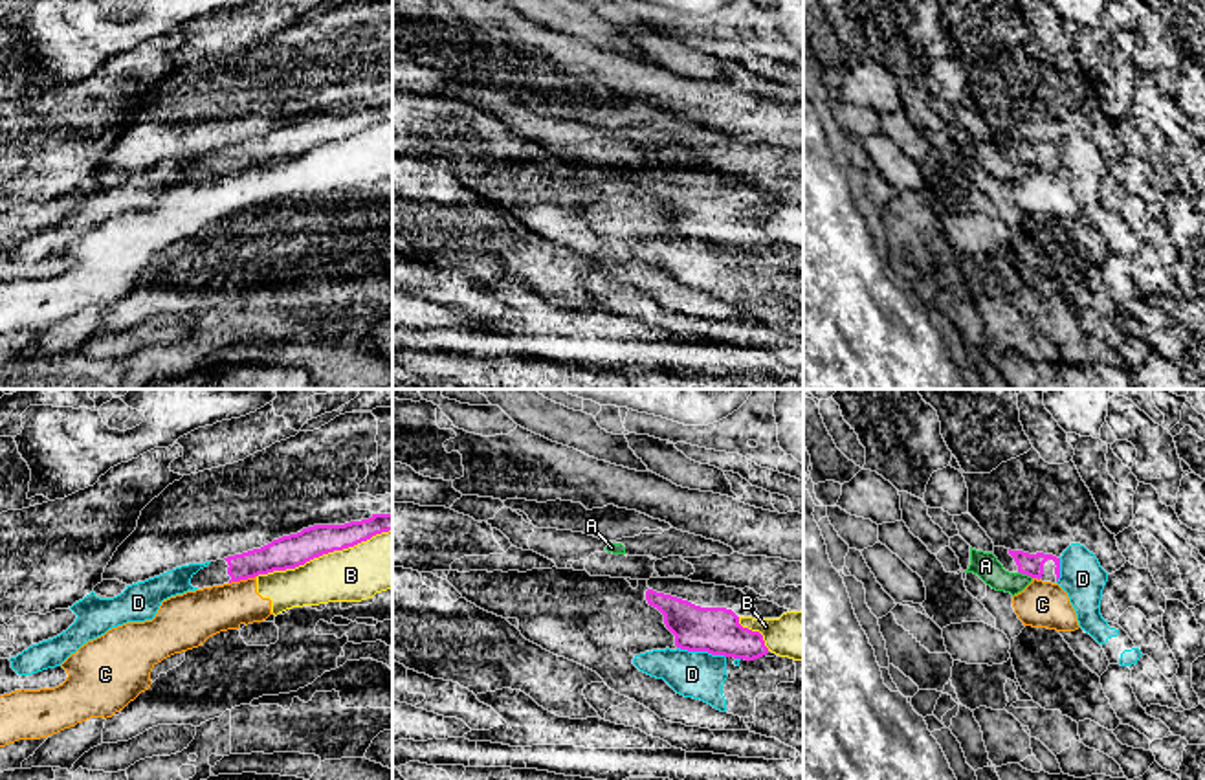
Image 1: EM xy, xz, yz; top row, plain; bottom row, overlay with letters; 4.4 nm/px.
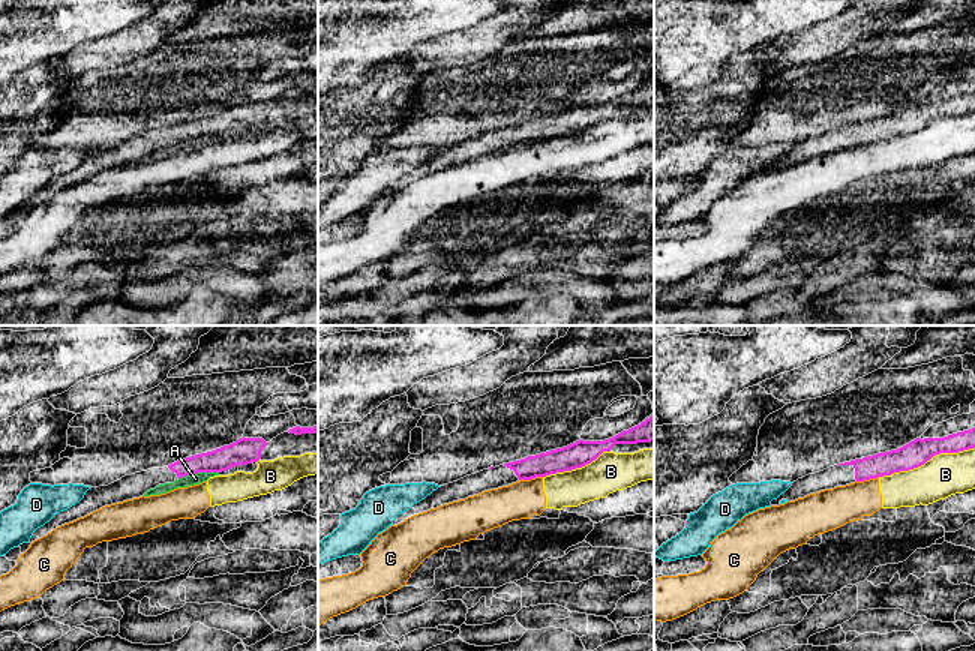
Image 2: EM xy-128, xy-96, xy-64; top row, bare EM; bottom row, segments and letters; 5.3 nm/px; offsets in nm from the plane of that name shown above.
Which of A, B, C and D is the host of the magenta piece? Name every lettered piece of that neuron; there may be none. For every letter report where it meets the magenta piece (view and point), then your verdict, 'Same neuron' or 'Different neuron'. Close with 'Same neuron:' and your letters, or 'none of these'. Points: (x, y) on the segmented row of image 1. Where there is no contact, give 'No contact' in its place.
A: Touches magenta at yz (1026, 573). Different neuron
B: Touches magenta at xy (323, 553). Different neuron
C: Touches magenta at xy (243, 579). Different neuron
D: Touches magenta at xz (701, 650). Different neuron
Same neuron: none of these

